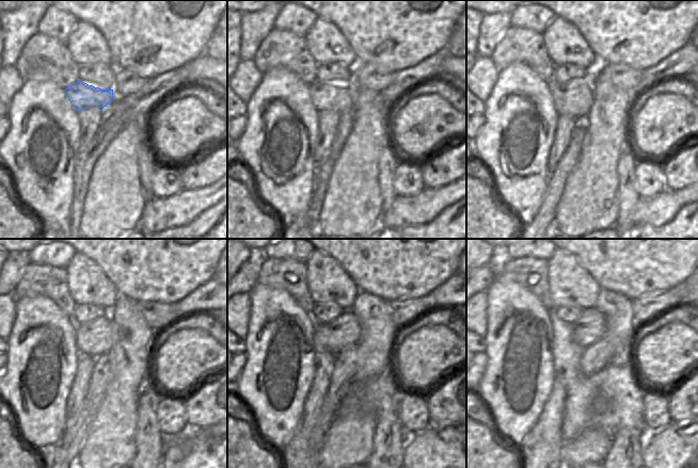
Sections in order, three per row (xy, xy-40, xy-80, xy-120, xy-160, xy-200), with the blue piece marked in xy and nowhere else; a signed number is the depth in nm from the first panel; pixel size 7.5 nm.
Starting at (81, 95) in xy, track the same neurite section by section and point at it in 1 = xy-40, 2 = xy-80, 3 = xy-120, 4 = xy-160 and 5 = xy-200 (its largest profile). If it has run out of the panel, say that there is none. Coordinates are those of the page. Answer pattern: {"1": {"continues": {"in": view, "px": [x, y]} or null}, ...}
{"1": {"continues": {"in": "xy-40", "px": [339, 97]}}, "2": {"continues": {"in": "xy-80", "px": [574, 98]}}, "3": {"continues": {"in": "xy-120", "px": [94, 338]}}, "4": {"continues": {"in": "xy-160", "px": [345, 331]}}, "5": {"continues": {"in": "xy-200", "px": [590, 325]}}}

